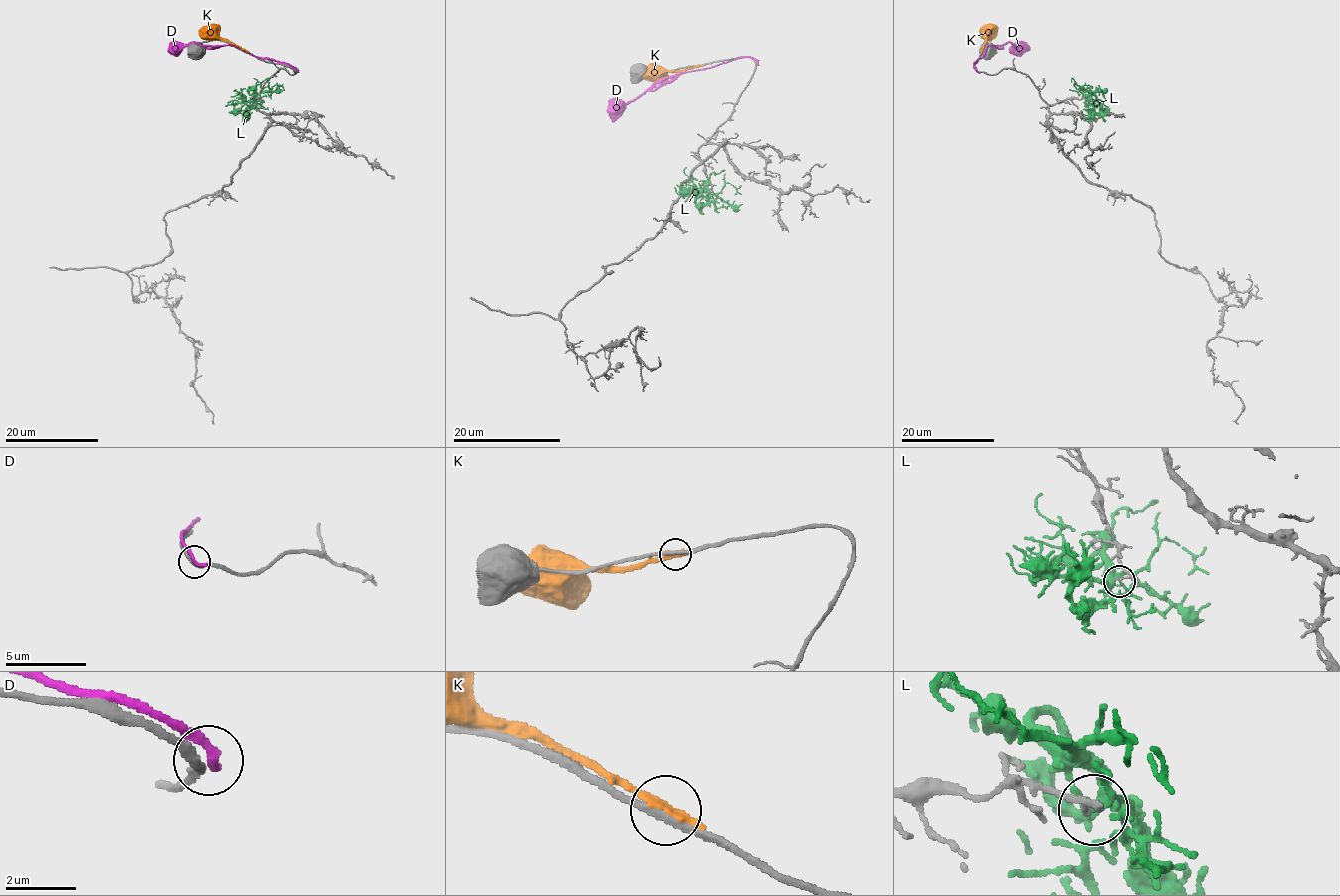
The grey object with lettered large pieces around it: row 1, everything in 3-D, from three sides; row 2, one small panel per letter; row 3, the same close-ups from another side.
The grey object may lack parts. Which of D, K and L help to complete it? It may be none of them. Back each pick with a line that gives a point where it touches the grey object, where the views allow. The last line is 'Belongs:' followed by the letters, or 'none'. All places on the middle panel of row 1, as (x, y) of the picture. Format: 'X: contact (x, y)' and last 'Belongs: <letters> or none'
Belongs: none

